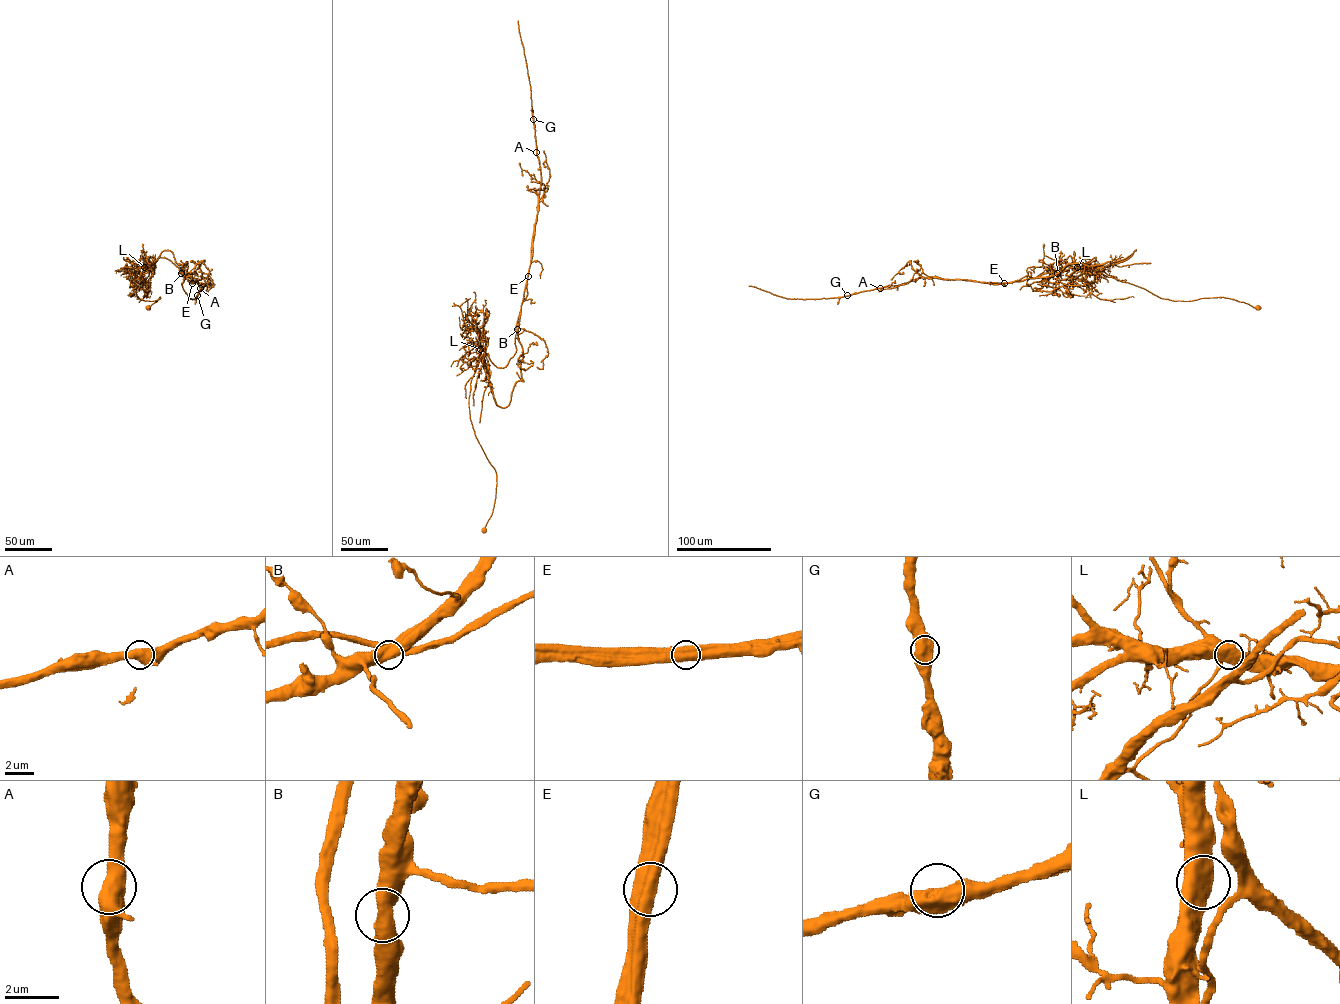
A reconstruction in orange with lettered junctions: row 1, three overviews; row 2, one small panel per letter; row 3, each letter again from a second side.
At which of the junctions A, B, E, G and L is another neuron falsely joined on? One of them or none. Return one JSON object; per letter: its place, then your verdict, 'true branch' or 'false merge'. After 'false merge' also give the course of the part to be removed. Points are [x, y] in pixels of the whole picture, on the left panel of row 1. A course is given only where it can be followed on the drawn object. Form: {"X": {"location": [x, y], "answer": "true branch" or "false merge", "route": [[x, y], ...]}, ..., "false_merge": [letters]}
{"A": {"location": [200, 288], "answer": "true branch"}, "B": {"location": [181, 273], "answer": "true branch"}, "E": {"location": [192, 283], "answer": "false merge", "route": [[192, 283], [165, 258], [142, 267], [132, 282], [138, 298], [160, 298], [148, 308]]}, "G": {"location": [197, 295], "answer": "true branch"}, "L": {"location": [144, 267], "answer": "true branch"}, "false_merge": ["E"]}

